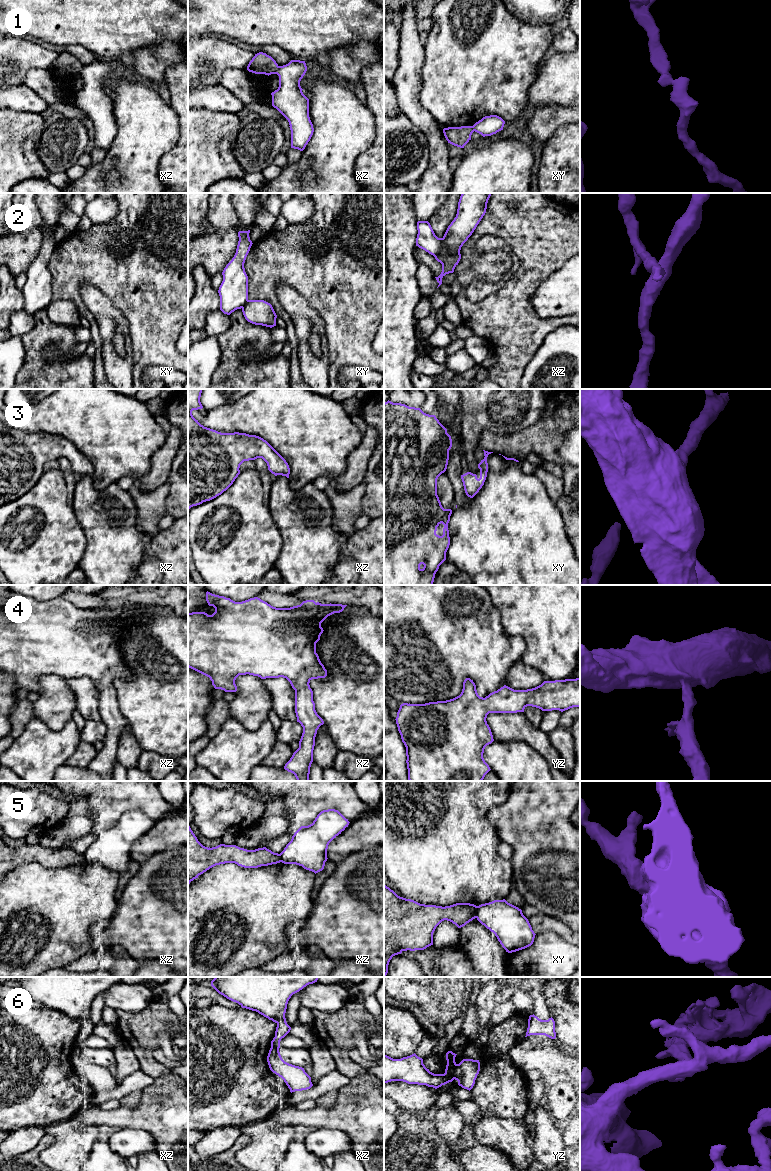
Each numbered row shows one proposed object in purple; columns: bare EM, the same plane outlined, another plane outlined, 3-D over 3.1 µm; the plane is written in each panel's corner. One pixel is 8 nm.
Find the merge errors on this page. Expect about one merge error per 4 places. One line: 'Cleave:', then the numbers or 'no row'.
Cleave: 1, 2, 5, 6

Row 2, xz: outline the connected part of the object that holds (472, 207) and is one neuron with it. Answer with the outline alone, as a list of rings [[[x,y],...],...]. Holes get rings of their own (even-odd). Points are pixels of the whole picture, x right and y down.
[[[462,193],[458,202],[458,209],[457,214],[454,220],[451,222],[451,224],[448,226],[443,238],[442,238],[442,244],[441,249],[438,254],[436,254],[434,257],[435,259],[442,264],[442,272],[438,277],[435,277],[437,282],[439,283],[438,287],[442,284],[442,278],[449,273],[453,273],[455,267],[458,265],[461,254],[460,250],[463,244],[468,240],[468,238],[472,235],[474,230],[476,229],[477,225],[483,218],[483,216],[486,213],[487,209],[487,203],[492,193]],[[437,287],[437,288],[438,288]]]

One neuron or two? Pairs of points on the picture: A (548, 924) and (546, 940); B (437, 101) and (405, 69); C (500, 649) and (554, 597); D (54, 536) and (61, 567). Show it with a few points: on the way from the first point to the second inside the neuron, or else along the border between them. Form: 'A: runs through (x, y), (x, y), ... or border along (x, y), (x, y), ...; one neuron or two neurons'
A: border along (536, 933), (554, 931), (568, 942); two neurons
B: border along (423, 62), (419, 102), (425, 108); two neurons
C: border along (501, 616), (503, 629), (524, 642), (521, 658); two neurons
D: runs through (54, 544), (54, 552), (60, 559); one neuron

